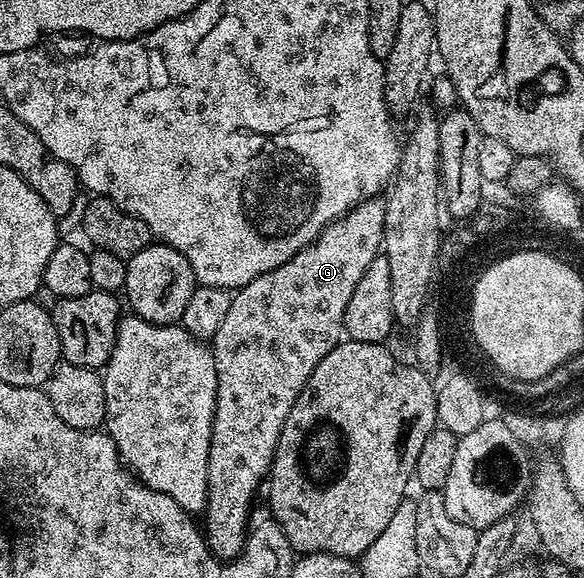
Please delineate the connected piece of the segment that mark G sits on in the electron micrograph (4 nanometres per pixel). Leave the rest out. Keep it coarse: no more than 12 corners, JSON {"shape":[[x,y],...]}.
{"shape":[[355,204],[232,297],[202,531],[243,552],[252,499],[381,255]]}

